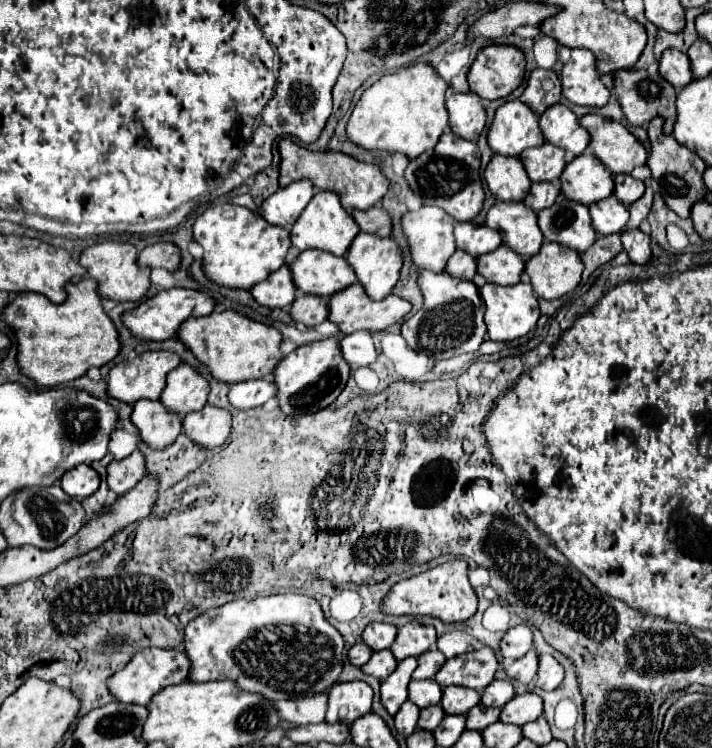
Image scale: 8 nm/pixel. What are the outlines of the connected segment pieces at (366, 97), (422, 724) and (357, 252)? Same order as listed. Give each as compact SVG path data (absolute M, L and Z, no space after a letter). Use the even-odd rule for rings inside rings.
M416 62L400 72L386 74L374 82L354 106L346 128L348 138L366 150L404 152L408 158L416 158L434 148L448 126L448 112L444 106L448 88L448 82L426 62Z
M436 704L436 706L430 706L430 708L424 708L424 710L420 712L418 728L432 732L432 730L440 724L442 718L444 718L444 710L442 710L438 704Z
M360 232L354 238L346 260L354 268L358 282L366 288L366 292L372 300L382 300L392 292L392 288L396 286L396 282L400 278L400 268L404 262L402 260L402 248L398 246L398 242L394 238L390 238L390 236L380 238L380 236L372 236L372 234L364 234L364 232Z

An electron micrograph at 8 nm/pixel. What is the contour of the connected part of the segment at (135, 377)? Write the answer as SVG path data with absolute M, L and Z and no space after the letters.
M150 350L150 352L136 356L134 360L124 360L110 370L108 394L126 404L134 404L136 400L142 400L142 398L158 400L162 396L162 388L166 384L166 374L170 370L174 370L176 366L180 366L180 362L182 362L180 356L174 352L168 352L168 350Z

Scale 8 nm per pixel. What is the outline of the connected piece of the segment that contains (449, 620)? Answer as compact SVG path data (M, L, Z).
M450 560L436 568L426 570L424 574L412 576L408 580L396 582L388 596L382 600L382 612L390 616L432 616L444 624L456 624L472 618L478 610L478 598L468 582L468 564L466 560Z

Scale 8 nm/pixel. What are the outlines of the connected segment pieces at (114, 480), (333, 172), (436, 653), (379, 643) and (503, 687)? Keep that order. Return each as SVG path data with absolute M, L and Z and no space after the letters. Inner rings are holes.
M134 450L122 460L112 460L108 466L108 486L118 496L126 494L146 474L146 460L140 450Z
M290 138L280 140L278 144L282 162L280 162L280 186L288 186L290 182L308 178L312 184L320 190L332 190L340 196L342 206L352 212L352 210L368 210L374 204L382 200L382 196L388 192L388 178L382 174L382 170L376 164L366 164L358 162L356 158L344 154L344 152L332 152L332 150L322 150L322 152L312 152L308 148L298 146Z
M428 650L418 658L418 668L414 670L412 678L414 680L428 680L434 678L434 674L442 668L442 664L446 662L444 654L440 650Z
M374 622L374 624L366 626L366 630L362 632L362 640L374 652L380 652L380 650L386 650L386 648L392 646L392 642L396 640L396 632L398 632L398 628L392 626L392 624Z
M494 680L492 684L488 684L488 688L484 688L484 692L480 696L480 704L486 706L486 708L502 708L512 698L514 698L512 682Z

